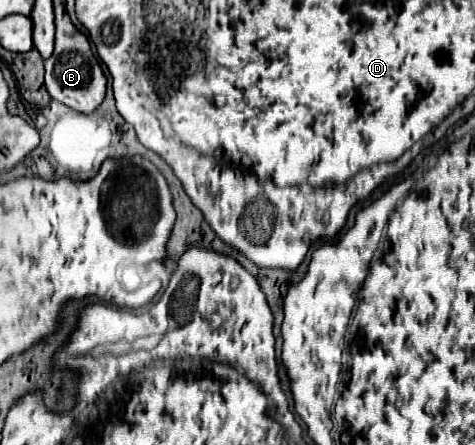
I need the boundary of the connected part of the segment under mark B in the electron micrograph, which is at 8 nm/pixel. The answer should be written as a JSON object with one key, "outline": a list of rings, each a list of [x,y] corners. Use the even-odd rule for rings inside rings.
{"outline":[[[56,19],[56,47],[46,65],[46,89],[50,97],[58,103],[64,103],[80,113],[92,113],[106,93],[106,75],[98,63],[98,57],[92,53],[88,39],[72,25],[70,19]]]}

